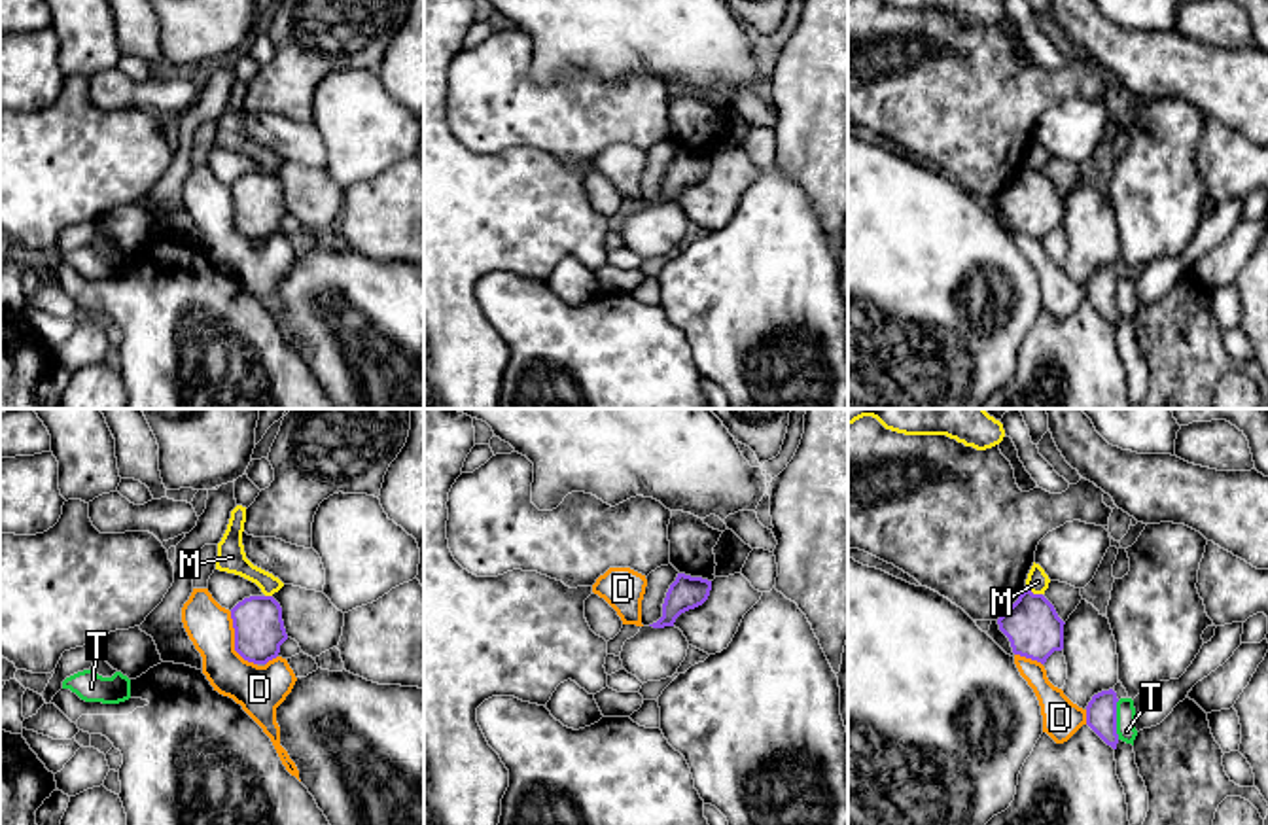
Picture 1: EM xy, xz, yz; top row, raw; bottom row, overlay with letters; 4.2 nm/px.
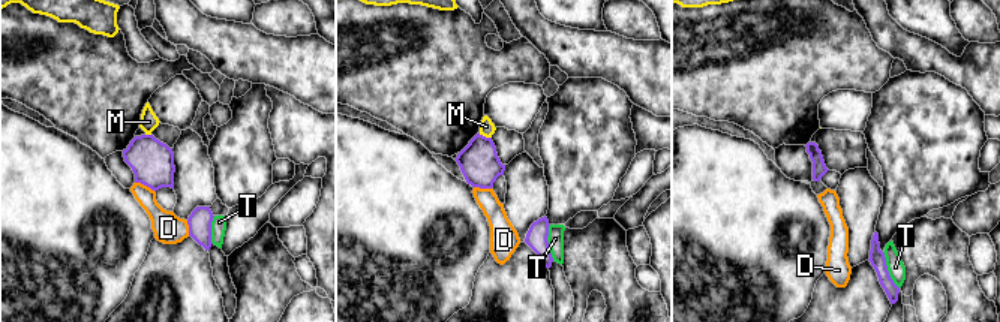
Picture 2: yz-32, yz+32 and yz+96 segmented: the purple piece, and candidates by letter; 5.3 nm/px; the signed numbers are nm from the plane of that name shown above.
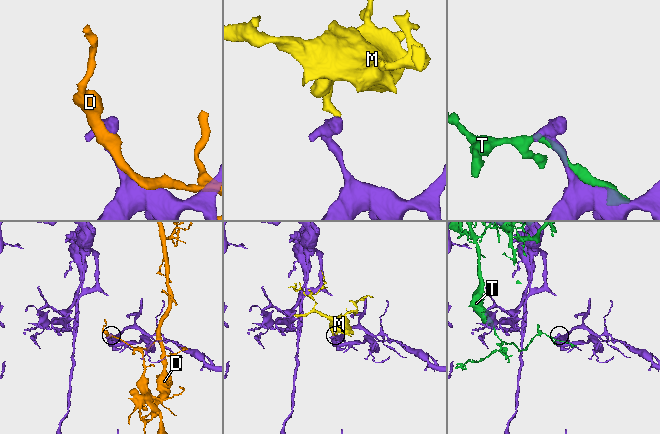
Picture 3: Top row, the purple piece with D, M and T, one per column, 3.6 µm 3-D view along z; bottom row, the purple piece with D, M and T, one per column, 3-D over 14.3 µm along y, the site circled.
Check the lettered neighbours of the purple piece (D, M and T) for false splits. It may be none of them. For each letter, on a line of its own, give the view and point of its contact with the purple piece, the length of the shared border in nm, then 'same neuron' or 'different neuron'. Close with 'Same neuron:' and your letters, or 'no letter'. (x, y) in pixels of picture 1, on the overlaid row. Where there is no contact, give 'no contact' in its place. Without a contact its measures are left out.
D: meets purple in xy at (235, 642); contact 260 nm long; different neuron
M: meets purple in yz at (1032, 593); contact 80 nm long; different neuron
T: meets purple in yz at (1115, 719); contact 170 nm long; different neuron
Same neuron: no letter

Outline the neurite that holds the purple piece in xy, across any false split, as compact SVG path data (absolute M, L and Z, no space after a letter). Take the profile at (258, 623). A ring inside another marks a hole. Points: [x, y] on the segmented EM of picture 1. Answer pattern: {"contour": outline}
{"contour": "M250 596L231 609L235 651L248 662L267 664L288 640L282 607L273 596Z"}

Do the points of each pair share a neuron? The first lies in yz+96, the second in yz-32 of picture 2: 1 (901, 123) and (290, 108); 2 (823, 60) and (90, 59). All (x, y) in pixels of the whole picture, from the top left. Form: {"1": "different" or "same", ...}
{"1": "different", "2": "same"}

